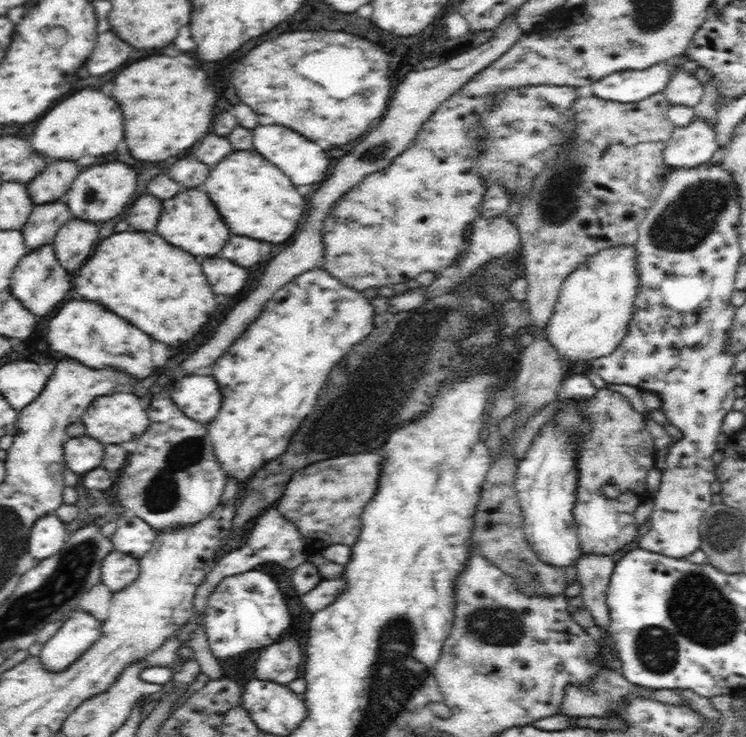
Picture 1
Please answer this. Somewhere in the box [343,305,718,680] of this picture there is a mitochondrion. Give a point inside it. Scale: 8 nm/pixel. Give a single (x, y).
(498, 626)

